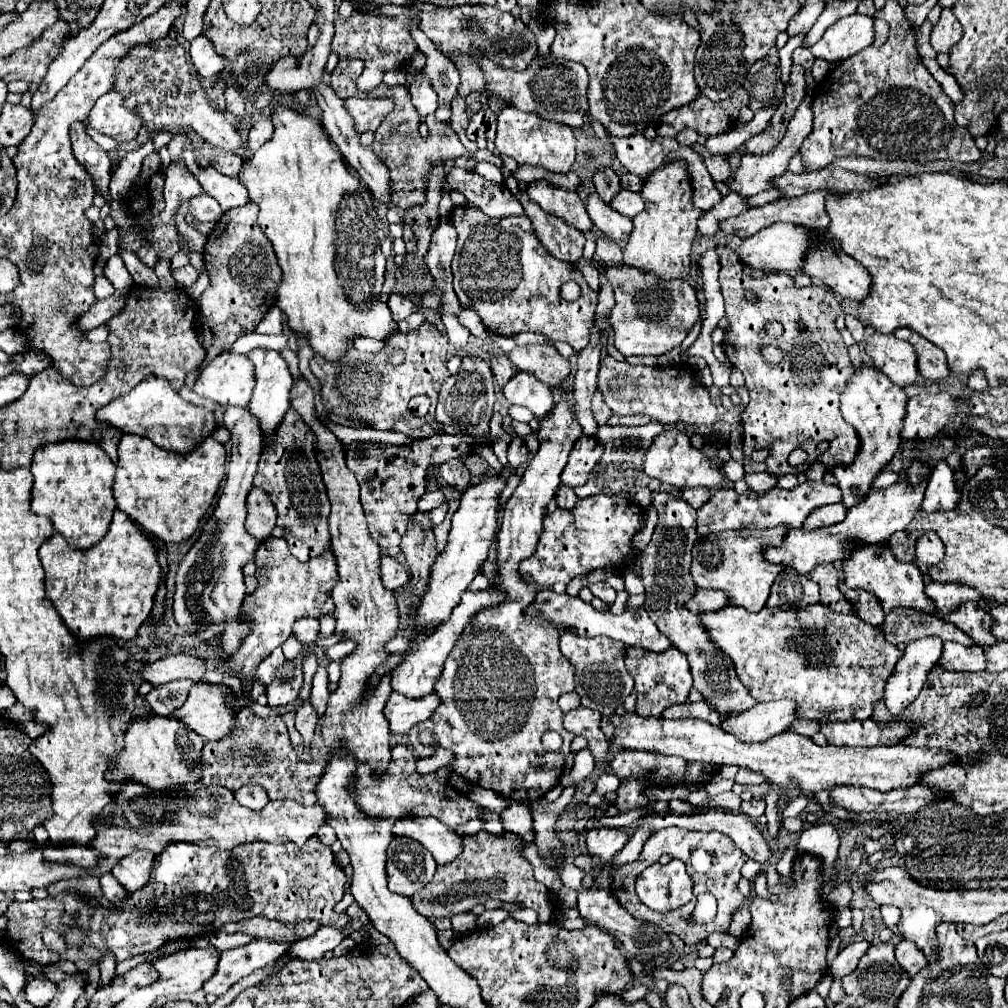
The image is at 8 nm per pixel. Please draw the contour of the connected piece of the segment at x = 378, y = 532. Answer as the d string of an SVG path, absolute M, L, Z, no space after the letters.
M436 434L432 438L416 440L404 446L382 444L382 442L354 442L344 448L348 468L356 474L360 484L360 500L364 506L372 540L380 548L388 550L400 546L400 540L408 526L406 518L408 514L414 514L418 510L416 502L426 490L424 478L428 474L428 468L448 462L450 458L468 454L472 442L474 436L466 434L456 434L456 436Z

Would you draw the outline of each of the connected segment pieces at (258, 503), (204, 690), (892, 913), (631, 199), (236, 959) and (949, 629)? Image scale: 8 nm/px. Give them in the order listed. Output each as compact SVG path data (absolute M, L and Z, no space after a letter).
M252 488L246 502L248 502L248 518L246 518L248 534L252 534L256 540L266 540L276 526L274 504L260 488Z
M196 682L190 688L188 700L174 710L174 718L206 740L220 740L232 732L236 716L236 712L226 708L226 696L230 696L230 688L224 684Z
M882 906L880 910L882 910L882 920L884 920L884 924L886 924L888 928L894 928L894 926L898 924L898 920L900 920L898 908L894 908L894 906Z
M620 190L618 196L614 196L614 200L610 202L610 206L614 210L618 210L620 214L628 216L628 218L634 218L638 212L644 210L644 200L640 198L640 194L636 192L628 192L628 190Z
M262 938L252 940L244 948L224 950L224 952L220 952L218 972L214 972L214 976L210 980L206 980L202 990L206 994L220 996L232 984L246 978L254 970L276 962L286 950L288 950L288 944L276 944L276 942L268 942L268 940L262 940Z
M894 608L894 612L888 612L882 622L882 632L890 644L900 642L912 642L926 636L940 636L944 642L960 642L964 646L972 646L974 642L954 624L936 618L926 612L914 612L912 608Z

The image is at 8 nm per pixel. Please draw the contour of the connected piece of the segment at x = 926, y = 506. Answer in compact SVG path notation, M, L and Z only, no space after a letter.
M940 460L930 474L922 510L926 512L952 510L956 508L958 500L960 500L960 488L958 484L954 484L954 470L948 466L946 460Z

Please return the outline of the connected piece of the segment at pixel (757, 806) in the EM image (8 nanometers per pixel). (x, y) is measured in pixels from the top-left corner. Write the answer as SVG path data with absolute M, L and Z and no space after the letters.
M752 798L750 802L742 802L742 812L748 814L752 820L764 814L764 800L762 798Z

